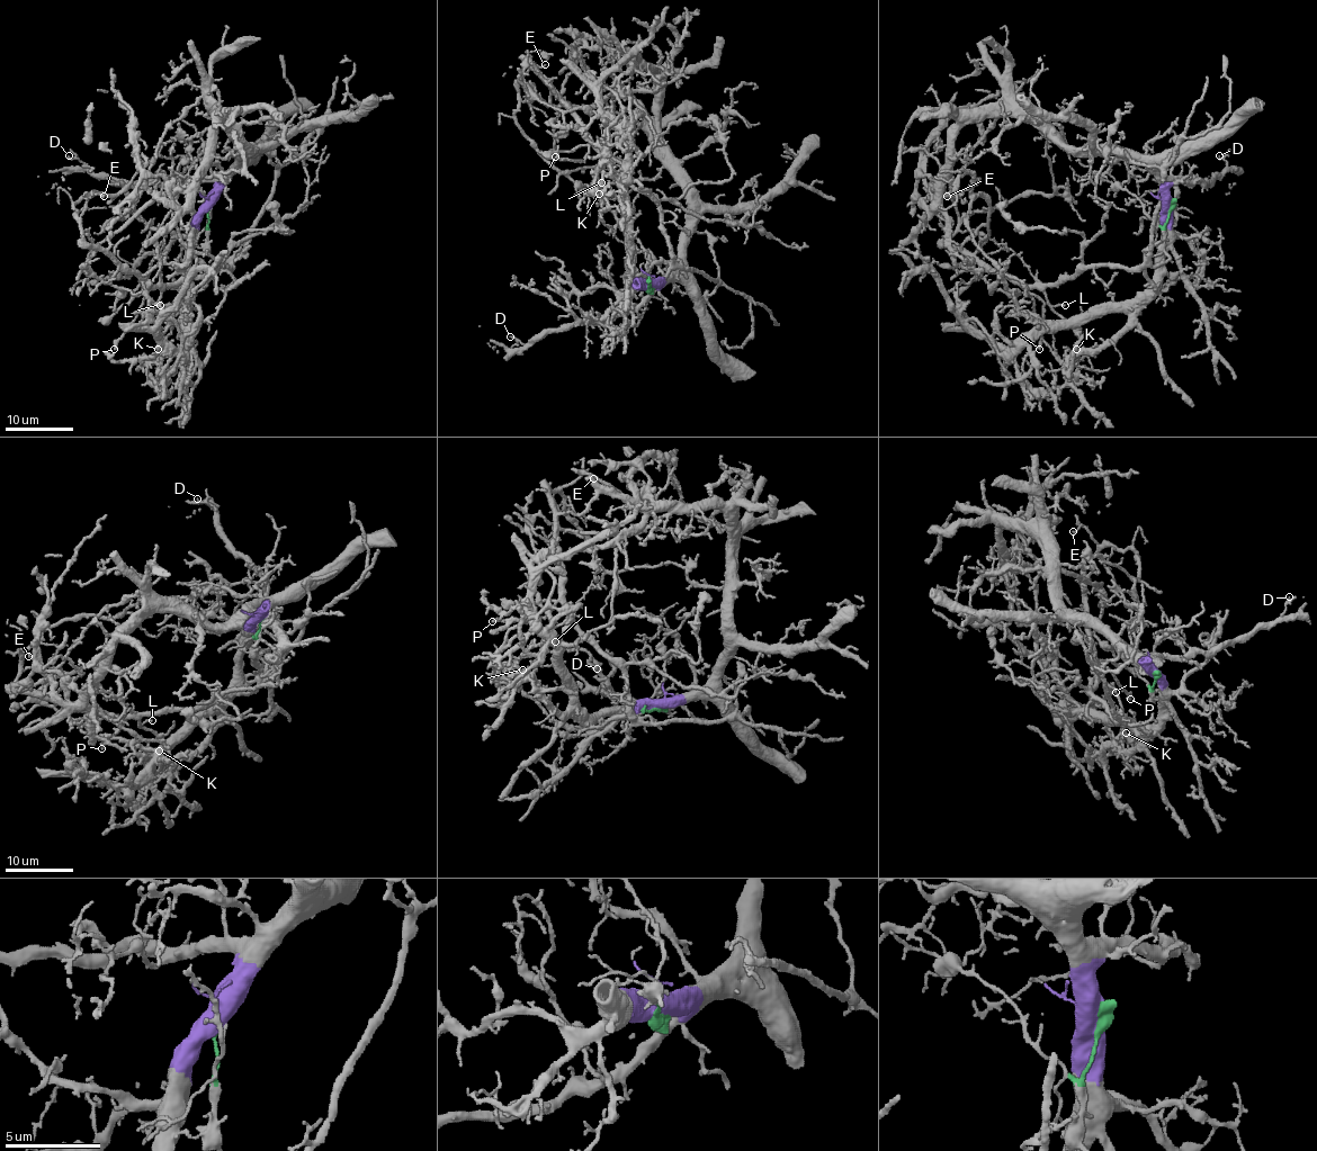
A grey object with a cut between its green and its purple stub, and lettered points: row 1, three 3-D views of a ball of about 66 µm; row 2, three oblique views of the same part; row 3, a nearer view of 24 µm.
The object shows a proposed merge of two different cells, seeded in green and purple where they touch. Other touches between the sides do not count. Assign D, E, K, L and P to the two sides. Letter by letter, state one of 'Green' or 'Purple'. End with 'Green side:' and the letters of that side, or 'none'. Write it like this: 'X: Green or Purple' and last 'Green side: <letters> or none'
D: Purple
E: Green
K: Purple
L: Green
P: Green
Green side: E, L, P

